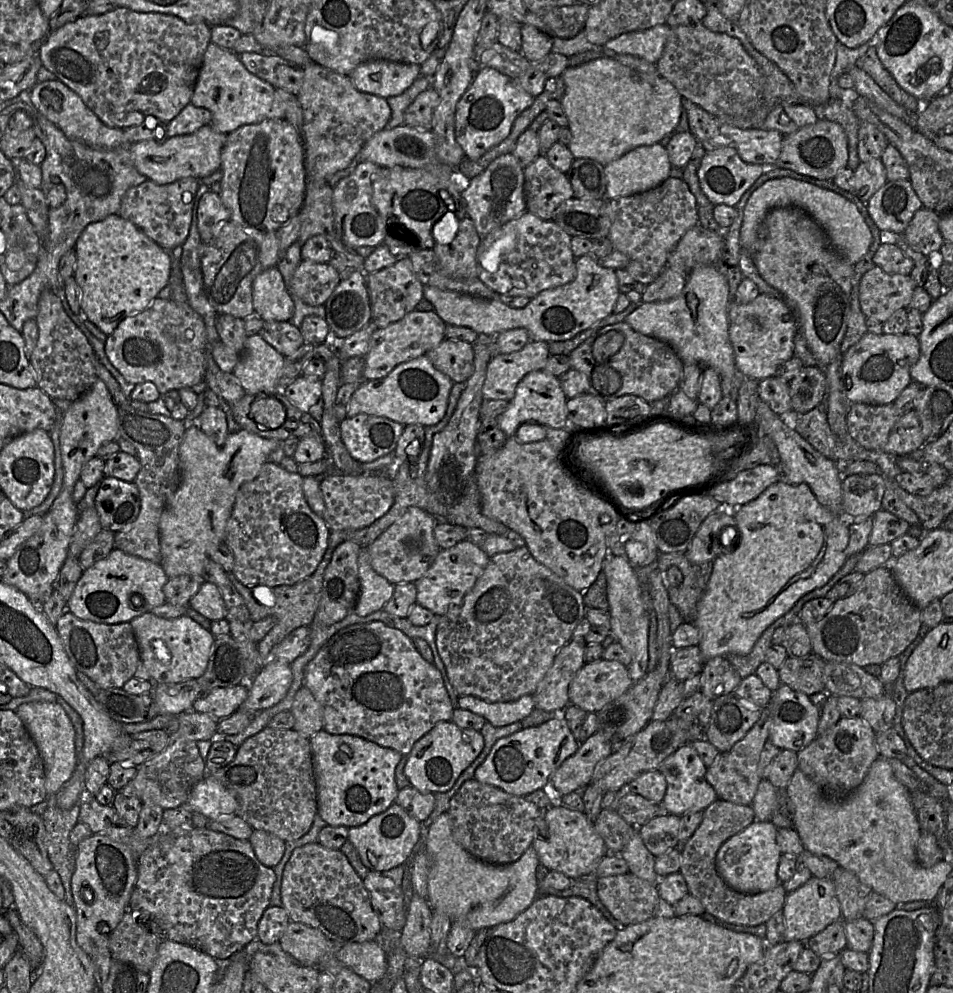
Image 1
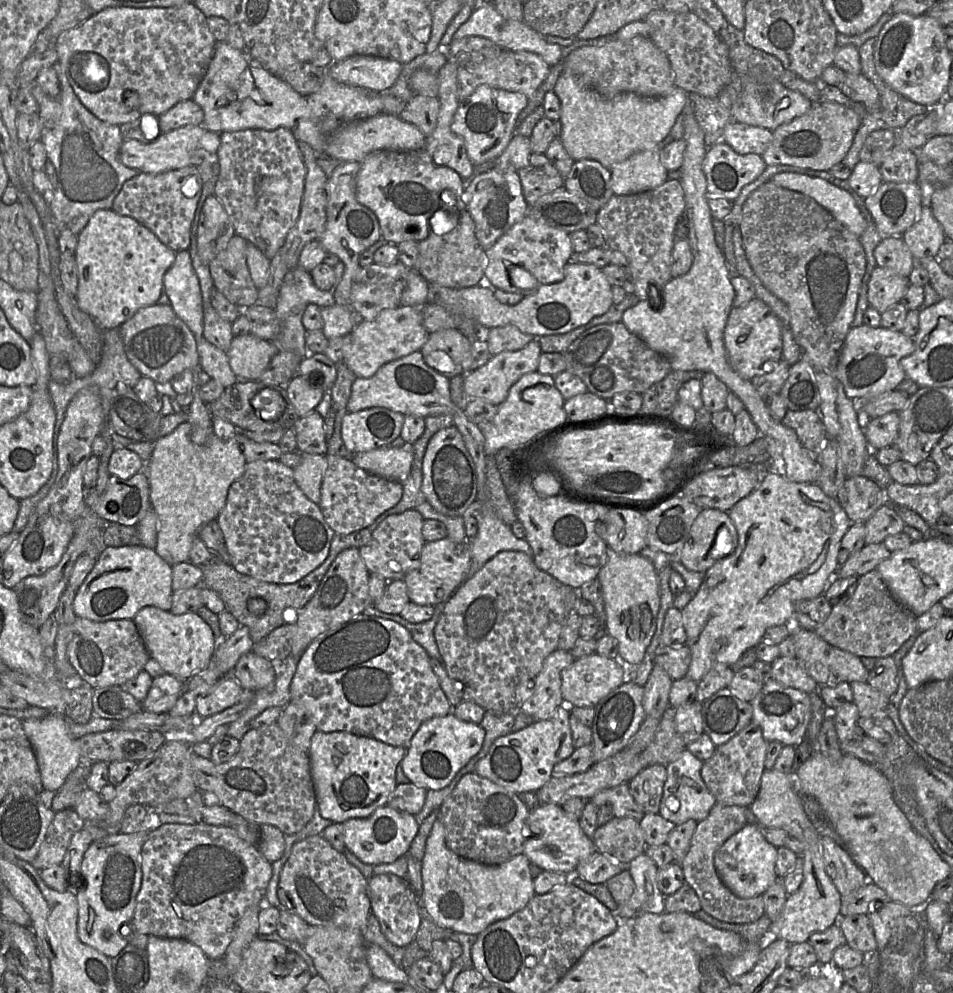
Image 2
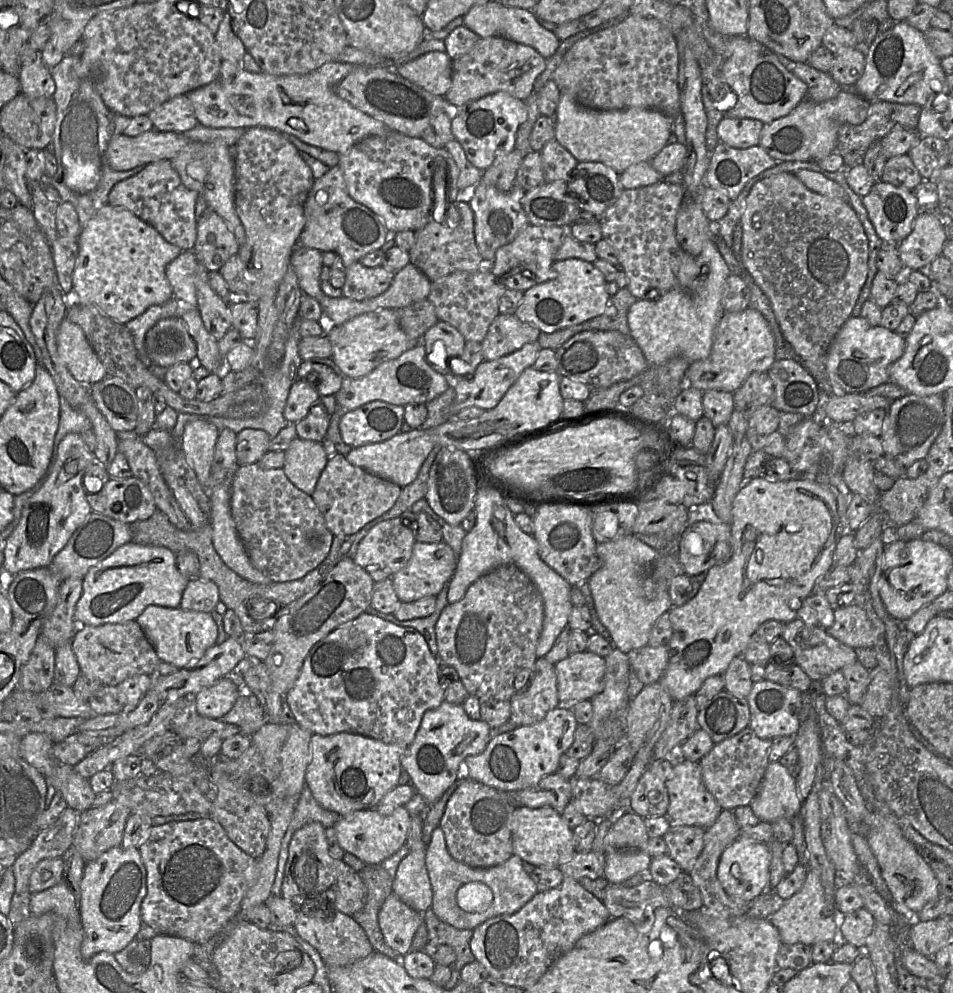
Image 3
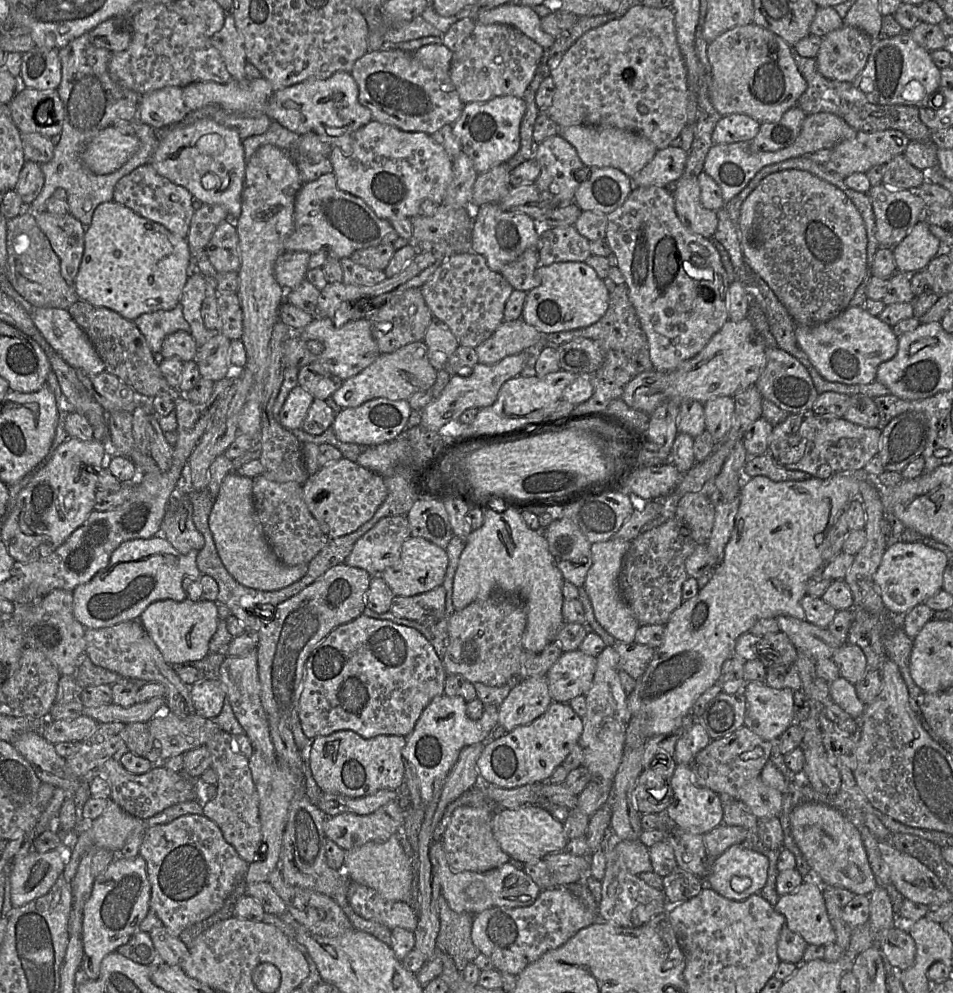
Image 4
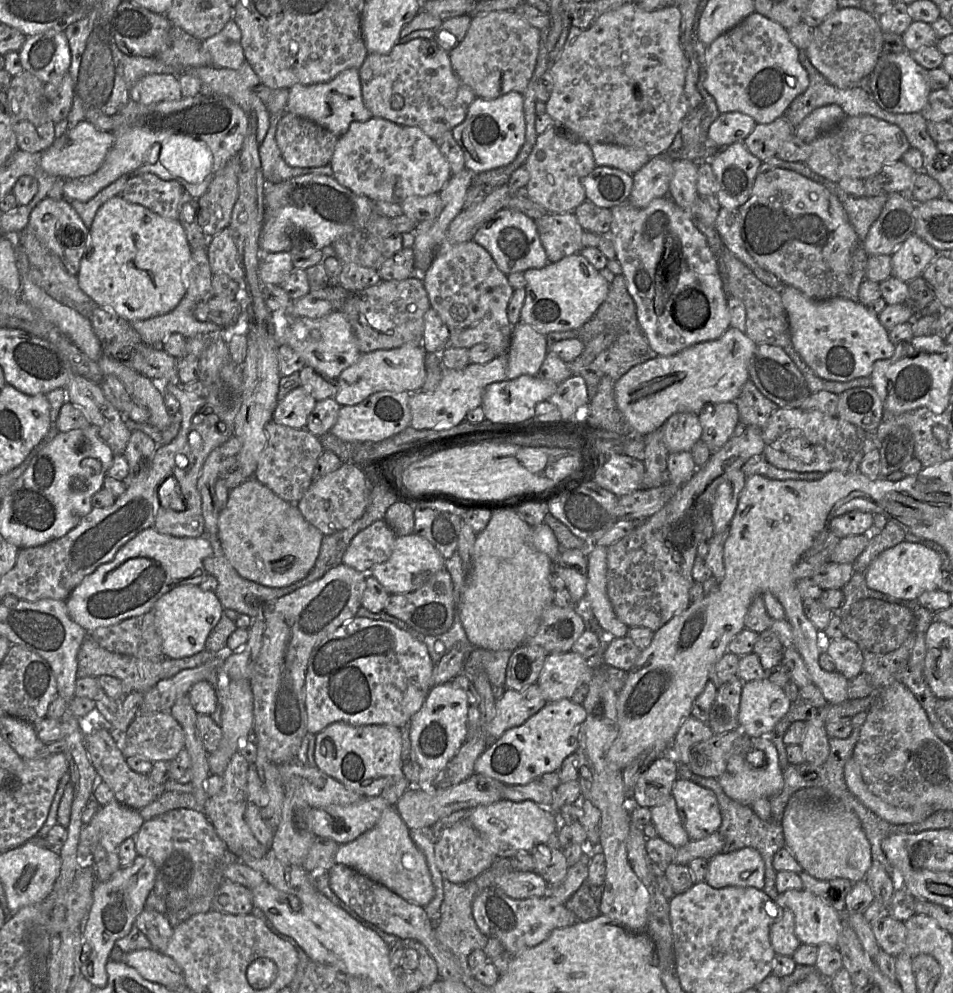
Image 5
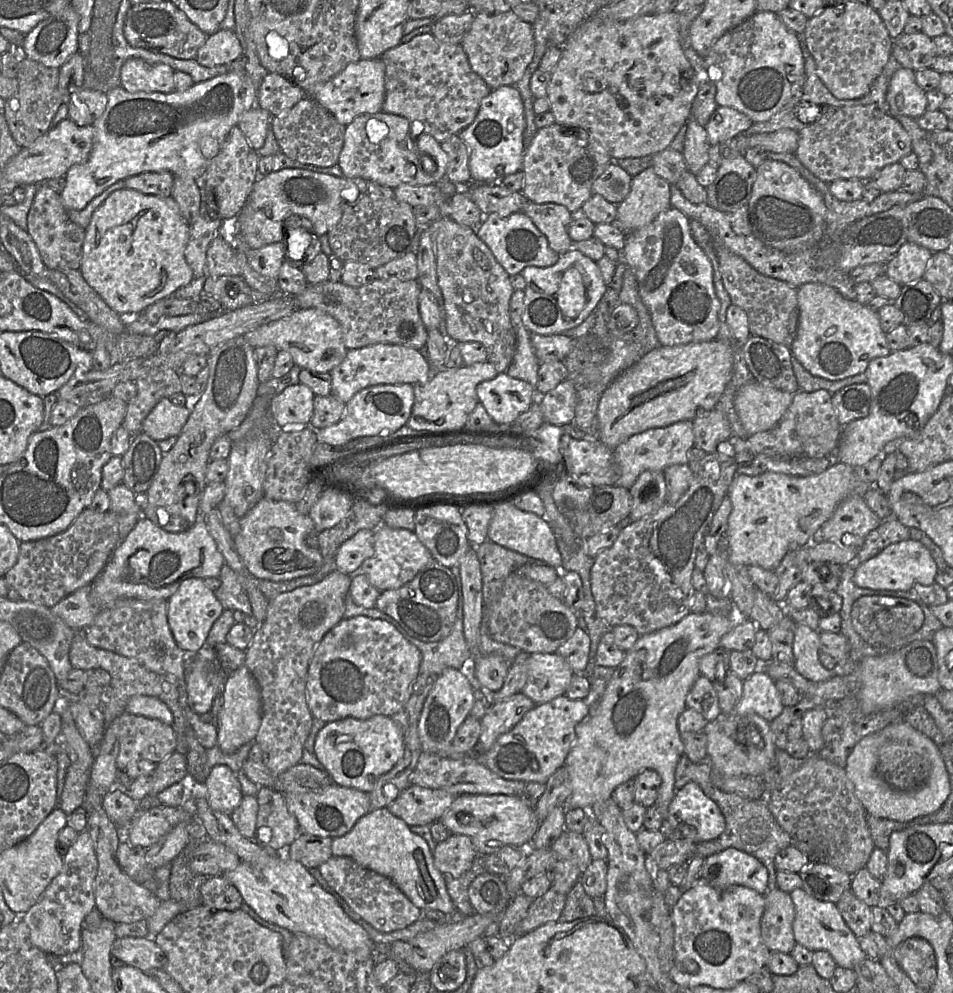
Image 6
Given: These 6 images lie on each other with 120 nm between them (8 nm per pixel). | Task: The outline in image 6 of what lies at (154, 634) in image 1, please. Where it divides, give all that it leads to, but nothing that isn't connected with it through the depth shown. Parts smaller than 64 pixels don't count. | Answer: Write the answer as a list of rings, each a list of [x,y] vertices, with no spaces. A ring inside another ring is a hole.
[[[202,578],[184,579],[167,600],[167,621],[177,646],[187,654],[205,644],[207,635],[224,608]]]

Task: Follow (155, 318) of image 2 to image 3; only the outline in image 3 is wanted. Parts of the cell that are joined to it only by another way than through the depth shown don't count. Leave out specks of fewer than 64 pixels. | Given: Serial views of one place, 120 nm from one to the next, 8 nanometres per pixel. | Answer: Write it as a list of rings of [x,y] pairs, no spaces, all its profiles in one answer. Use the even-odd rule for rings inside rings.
[[[181,316],[158,321],[145,335],[150,364],[168,368],[177,363],[196,364],[195,342]]]

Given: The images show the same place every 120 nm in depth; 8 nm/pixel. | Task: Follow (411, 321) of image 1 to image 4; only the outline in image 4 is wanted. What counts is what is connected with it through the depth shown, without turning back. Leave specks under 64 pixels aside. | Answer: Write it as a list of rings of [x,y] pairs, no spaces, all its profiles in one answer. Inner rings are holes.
[[[315,316],[301,331],[293,332],[300,333],[301,339],[304,341],[319,341],[321,354],[318,355],[318,359],[315,362],[318,362],[325,370],[343,381],[360,373],[380,355],[372,336],[370,322],[366,317],[350,320],[342,326],[336,326],[327,317]]]

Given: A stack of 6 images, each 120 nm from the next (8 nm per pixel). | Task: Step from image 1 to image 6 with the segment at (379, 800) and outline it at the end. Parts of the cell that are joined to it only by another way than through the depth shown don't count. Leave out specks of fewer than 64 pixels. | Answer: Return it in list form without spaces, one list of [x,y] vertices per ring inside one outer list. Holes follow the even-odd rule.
[[[375,715],[368,719],[347,717],[327,722],[317,733],[314,752],[335,783],[371,792],[379,777],[390,771],[404,754],[404,735],[391,717]]]

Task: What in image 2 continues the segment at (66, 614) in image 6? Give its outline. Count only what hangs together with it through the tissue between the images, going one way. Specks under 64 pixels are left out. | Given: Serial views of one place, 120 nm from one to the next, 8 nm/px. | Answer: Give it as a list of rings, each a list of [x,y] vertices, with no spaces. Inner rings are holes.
[[[142,545],[106,547],[76,592],[74,613],[77,617],[101,622],[133,619],[146,606],[169,611],[173,596],[172,568],[154,549]]]

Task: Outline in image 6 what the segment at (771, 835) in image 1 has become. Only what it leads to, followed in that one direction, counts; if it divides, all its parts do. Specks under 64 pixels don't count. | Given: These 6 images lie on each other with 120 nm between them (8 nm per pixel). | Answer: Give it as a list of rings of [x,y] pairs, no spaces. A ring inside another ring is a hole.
[[[728,848],[705,858],[702,880],[714,888],[740,885],[764,895],[767,892],[767,868],[754,856]]]

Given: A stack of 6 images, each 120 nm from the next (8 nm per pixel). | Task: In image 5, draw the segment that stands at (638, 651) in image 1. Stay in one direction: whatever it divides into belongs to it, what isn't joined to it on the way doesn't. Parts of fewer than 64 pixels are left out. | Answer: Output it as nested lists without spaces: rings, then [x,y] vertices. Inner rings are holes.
[[[592,544],[588,548],[587,560],[584,600],[590,613],[608,637],[626,637],[629,627],[617,618],[607,595],[607,547]]]

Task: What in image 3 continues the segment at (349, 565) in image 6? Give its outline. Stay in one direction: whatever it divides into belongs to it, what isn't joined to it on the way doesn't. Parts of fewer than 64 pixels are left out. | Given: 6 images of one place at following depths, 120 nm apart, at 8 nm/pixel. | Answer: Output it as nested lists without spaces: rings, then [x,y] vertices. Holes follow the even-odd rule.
[[[410,510],[403,512],[398,517],[376,524],[359,543],[353,557],[354,562],[365,569],[374,582],[389,579],[411,558],[413,546],[416,543],[416,529],[416,515]]]

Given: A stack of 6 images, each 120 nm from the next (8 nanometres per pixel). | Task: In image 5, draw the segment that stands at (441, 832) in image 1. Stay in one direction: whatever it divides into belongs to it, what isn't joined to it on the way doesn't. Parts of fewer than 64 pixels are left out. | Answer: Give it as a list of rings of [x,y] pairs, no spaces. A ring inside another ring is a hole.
[[[507,871],[495,879],[493,887],[502,890],[513,899],[543,897],[549,892],[547,882],[534,871]]]

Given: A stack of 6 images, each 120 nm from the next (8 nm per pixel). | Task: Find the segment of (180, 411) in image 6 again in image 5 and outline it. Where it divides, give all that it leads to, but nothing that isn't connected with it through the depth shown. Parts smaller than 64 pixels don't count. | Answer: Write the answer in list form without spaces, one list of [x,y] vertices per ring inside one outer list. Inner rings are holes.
[[[102,355],[98,366],[104,375],[114,375],[124,386],[130,398],[145,406],[149,411],[148,423],[160,431],[165,430],[172,421],[166,411],[162,386],[127,367],[124,363]]]

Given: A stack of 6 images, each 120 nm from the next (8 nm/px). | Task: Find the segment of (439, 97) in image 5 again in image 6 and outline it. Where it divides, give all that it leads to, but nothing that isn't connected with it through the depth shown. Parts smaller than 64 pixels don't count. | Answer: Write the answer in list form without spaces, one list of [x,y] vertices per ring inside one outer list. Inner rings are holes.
[[[432,33],[420,34],[406,43],[399,43],[384,52],[380,58],[386,67],[382,111],[407,118],[439,143],[469,126],[476,118],[482,100],[492,91],[485,80],[472,69],[460,44],[441,42]]]

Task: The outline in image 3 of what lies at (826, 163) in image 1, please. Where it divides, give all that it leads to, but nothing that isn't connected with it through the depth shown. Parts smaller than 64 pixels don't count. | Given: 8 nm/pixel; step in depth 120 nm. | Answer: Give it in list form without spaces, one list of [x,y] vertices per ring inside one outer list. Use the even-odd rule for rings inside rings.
[[[841,91],[835,98],[824,102],[804,99],[786,116],[763,125],[759,146],[776,161],[820,161],[837,151],[840,126],[862,124],[869,106],[869,101],[848,91]]]

